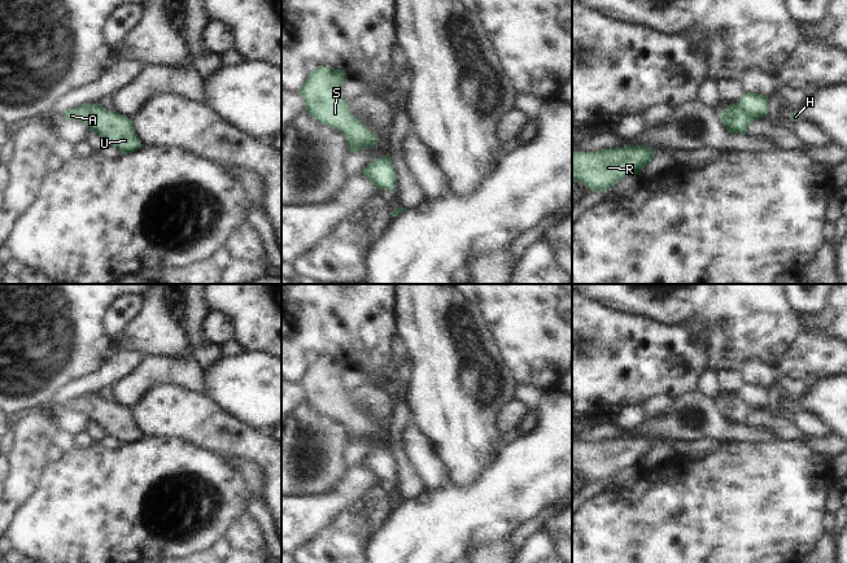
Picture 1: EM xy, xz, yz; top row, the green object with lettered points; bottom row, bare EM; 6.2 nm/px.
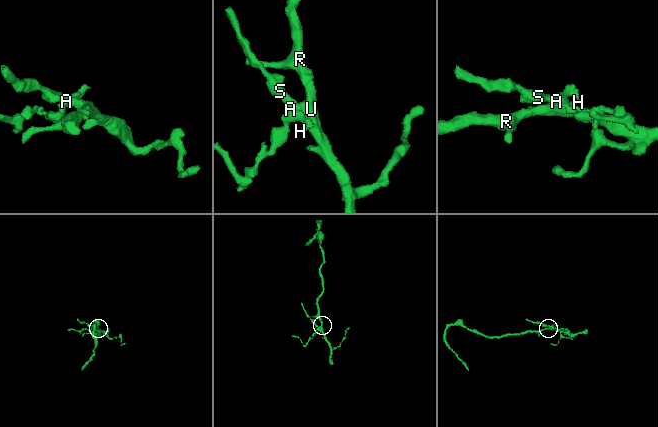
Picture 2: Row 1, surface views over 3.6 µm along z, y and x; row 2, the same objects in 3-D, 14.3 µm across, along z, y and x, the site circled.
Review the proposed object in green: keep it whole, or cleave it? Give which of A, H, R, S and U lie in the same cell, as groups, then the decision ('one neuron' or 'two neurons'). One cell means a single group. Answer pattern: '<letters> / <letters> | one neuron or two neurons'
A R S U / H | two neurons

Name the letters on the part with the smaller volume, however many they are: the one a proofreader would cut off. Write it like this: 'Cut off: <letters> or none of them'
Cut off: H.

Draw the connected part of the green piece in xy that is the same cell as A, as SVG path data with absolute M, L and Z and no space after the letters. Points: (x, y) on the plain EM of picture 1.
M99 393L92 397L79 397L62 403L69 411L84 413L89 422L99 424L109 435L125 445L143 437L134 422L131 409L102 398Z

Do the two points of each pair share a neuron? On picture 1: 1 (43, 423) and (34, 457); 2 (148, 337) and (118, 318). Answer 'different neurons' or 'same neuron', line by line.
1: same neuron
2: different neurons

